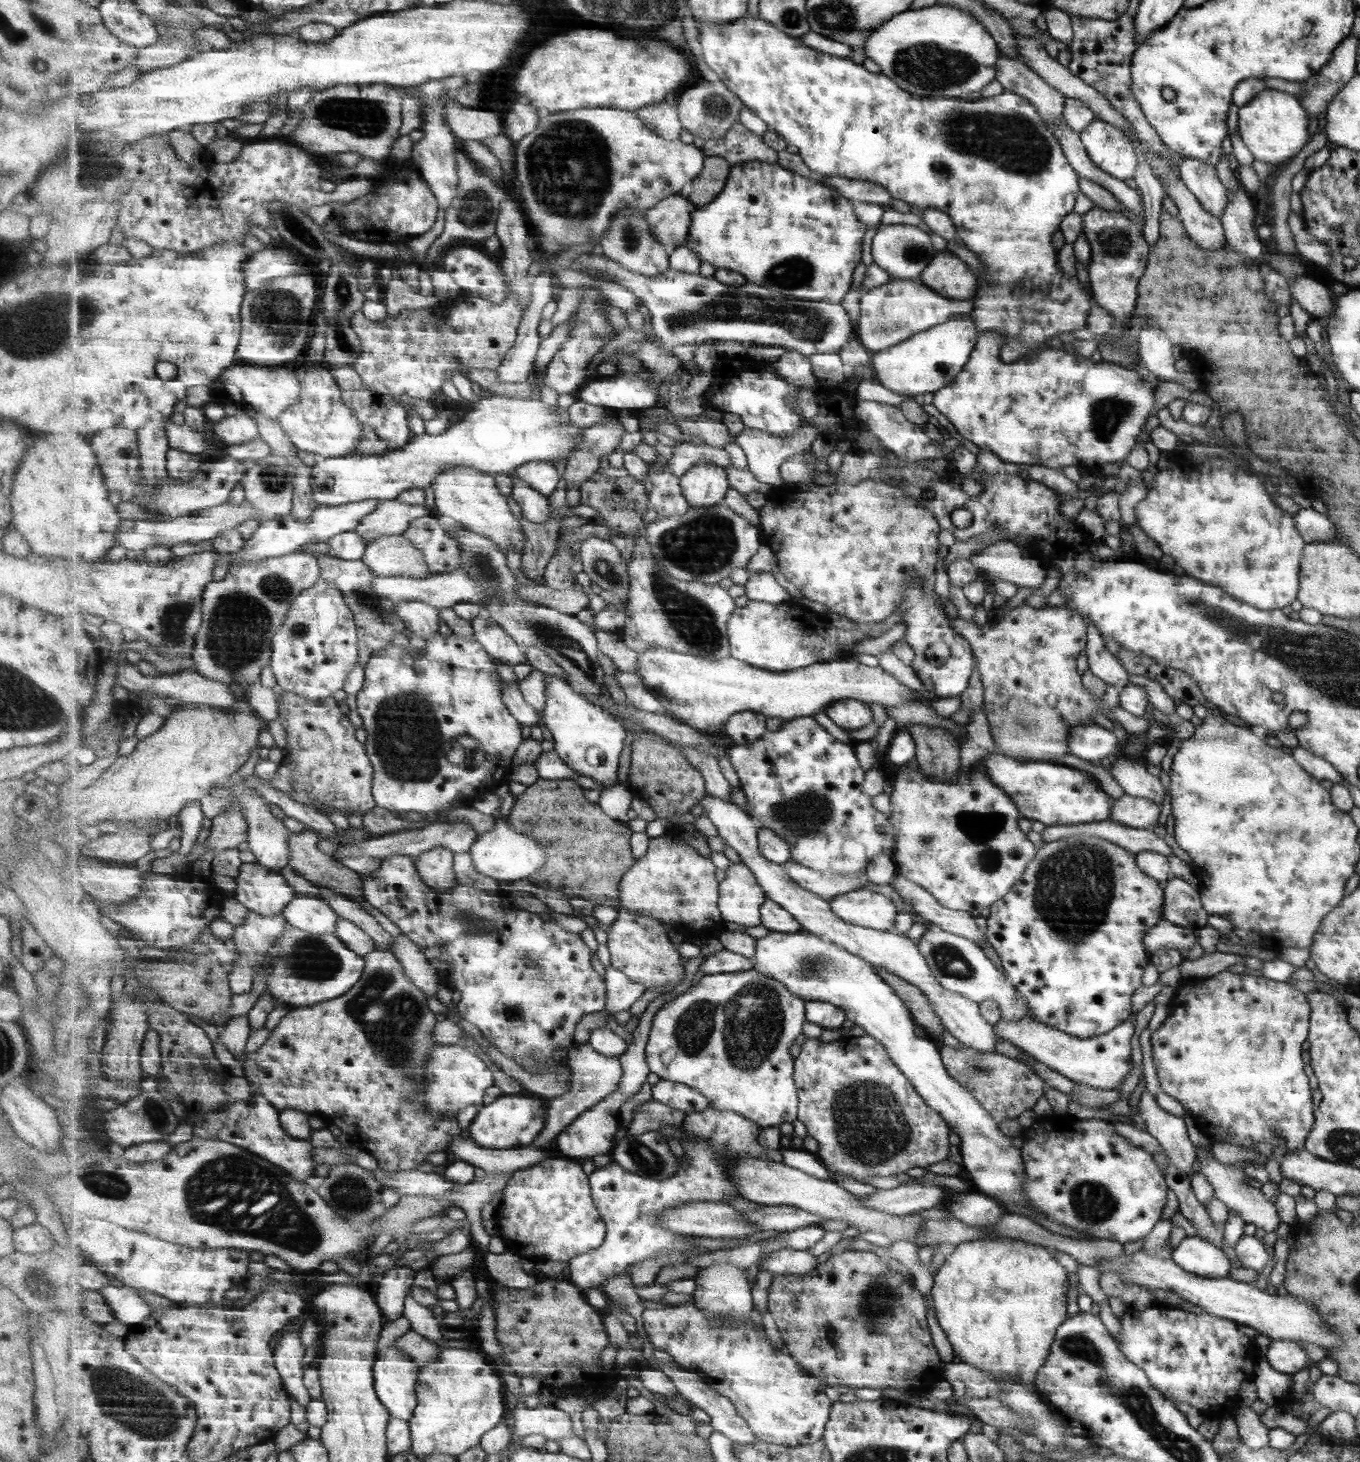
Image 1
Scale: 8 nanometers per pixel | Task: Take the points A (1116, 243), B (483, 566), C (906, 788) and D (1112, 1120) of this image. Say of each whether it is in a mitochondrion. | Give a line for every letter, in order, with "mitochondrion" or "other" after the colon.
A: mitochondrion
B: mitochondrion
C: other
D: other

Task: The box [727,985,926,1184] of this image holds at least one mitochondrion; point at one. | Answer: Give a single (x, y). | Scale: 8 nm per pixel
(865, 1115)

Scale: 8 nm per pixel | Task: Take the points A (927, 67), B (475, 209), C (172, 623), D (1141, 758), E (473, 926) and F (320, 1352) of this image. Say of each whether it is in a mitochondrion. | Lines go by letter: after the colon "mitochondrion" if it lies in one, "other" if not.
A: mitochondrion
B: mitochondrion
C: mitochondrion
D: other
E: mitochondrion
F: other

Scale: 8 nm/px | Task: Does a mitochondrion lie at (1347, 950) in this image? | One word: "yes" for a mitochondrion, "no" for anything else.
no

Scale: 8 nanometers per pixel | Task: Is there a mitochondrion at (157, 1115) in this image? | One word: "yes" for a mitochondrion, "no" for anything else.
yes

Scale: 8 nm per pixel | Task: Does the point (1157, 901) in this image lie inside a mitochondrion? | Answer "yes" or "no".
no

